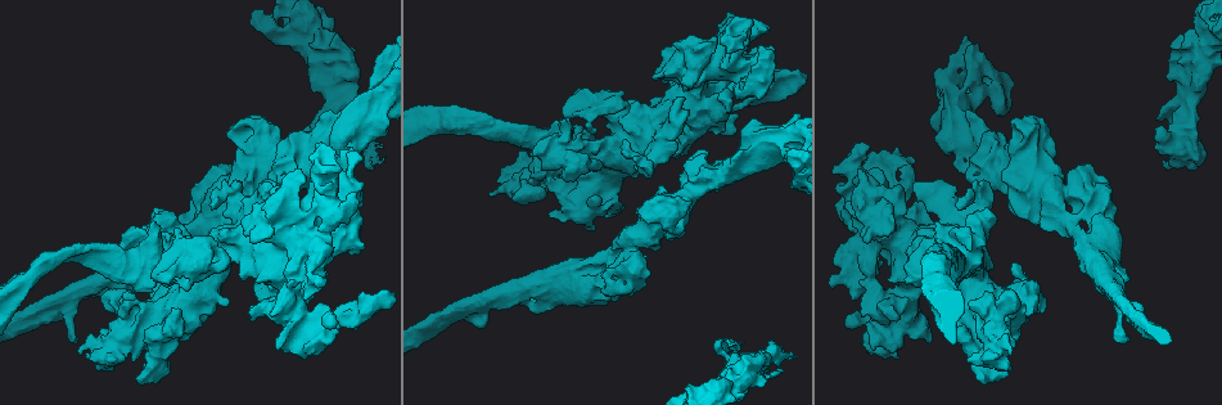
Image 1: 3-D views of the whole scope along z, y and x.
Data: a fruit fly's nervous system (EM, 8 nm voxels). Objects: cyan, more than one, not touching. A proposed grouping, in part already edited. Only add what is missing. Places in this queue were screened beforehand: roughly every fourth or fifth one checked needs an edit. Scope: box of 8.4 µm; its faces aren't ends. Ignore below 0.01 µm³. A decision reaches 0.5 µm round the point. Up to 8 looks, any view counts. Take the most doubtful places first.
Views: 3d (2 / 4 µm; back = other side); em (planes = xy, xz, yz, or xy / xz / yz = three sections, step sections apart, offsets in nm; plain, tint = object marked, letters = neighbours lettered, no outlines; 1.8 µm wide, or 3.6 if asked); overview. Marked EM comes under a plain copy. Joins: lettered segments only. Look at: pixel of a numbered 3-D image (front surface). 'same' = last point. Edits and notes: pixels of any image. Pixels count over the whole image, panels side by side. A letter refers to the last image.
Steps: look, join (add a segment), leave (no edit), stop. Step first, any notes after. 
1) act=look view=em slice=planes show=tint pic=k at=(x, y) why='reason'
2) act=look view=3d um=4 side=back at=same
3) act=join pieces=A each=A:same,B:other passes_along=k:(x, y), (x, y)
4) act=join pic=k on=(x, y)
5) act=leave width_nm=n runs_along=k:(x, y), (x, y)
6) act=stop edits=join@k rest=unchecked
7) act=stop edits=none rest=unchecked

act=look view=em slice=planes show=letters pic=1 at=(515, 197)

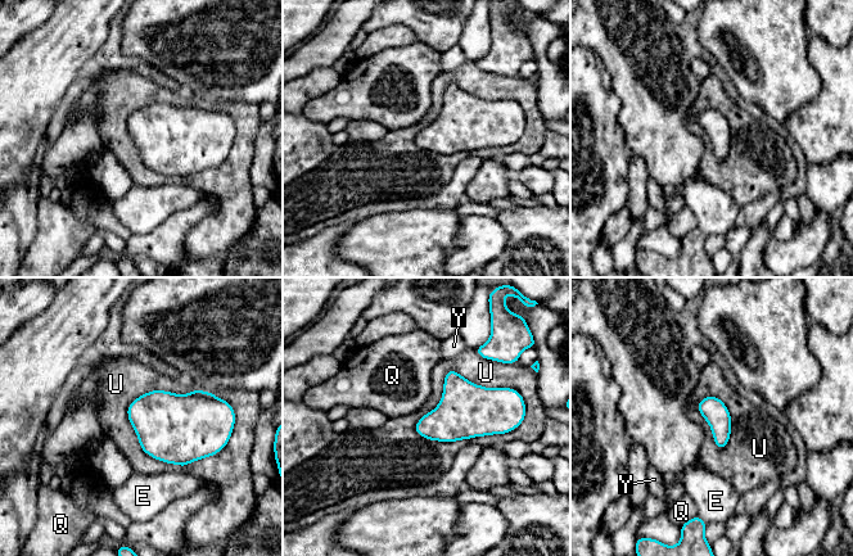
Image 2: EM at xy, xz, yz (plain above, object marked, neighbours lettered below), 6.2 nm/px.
act=leave longest_contact=U:360nm each=E:other,Q:other,U:other,Y:other found='no lettered segment goes on from it'

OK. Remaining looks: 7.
act=look view=3d um=2 side=back pic=1 at=(1085, 196) why='arms part here'

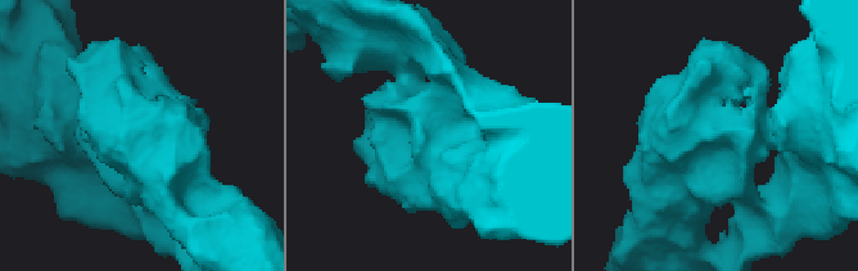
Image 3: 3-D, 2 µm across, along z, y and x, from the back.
act=look view=em slice=xz step=16 show=tint pic=3 at=(135, 142) why='now the EM'

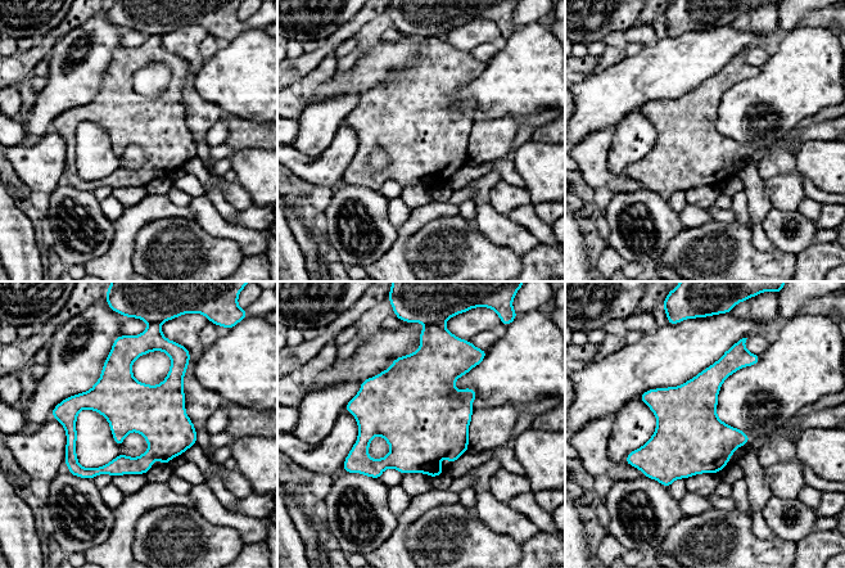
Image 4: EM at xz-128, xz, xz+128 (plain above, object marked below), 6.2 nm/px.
act=look view=em slice=xz step=16 show=letters at=same

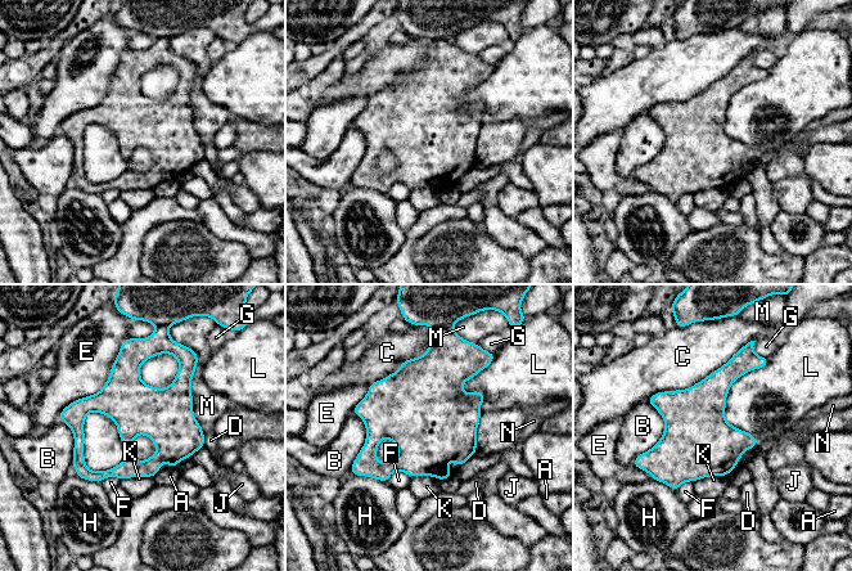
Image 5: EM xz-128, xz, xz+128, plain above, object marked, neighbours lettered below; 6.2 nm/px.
act=leave each=A:other,B:other,C:other,D:other,E:other,F:other,G:other,H:other,J:other,K:other,L:other,M:other,N:other arms=3 border=5:(769, 359), (726, 398), (757, 443) found='no lettered segment goes on from it'

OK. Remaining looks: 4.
act=look view=3d um=2 side=back pic=1 at=(358, 239)

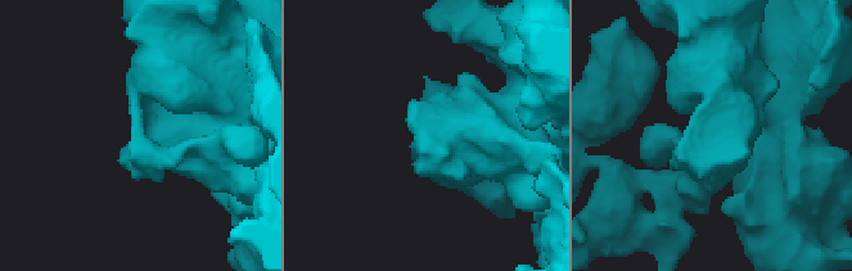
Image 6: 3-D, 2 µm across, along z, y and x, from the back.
act=look view=em slice=xy step=8 show=letters pic=6 at=(432, 164)

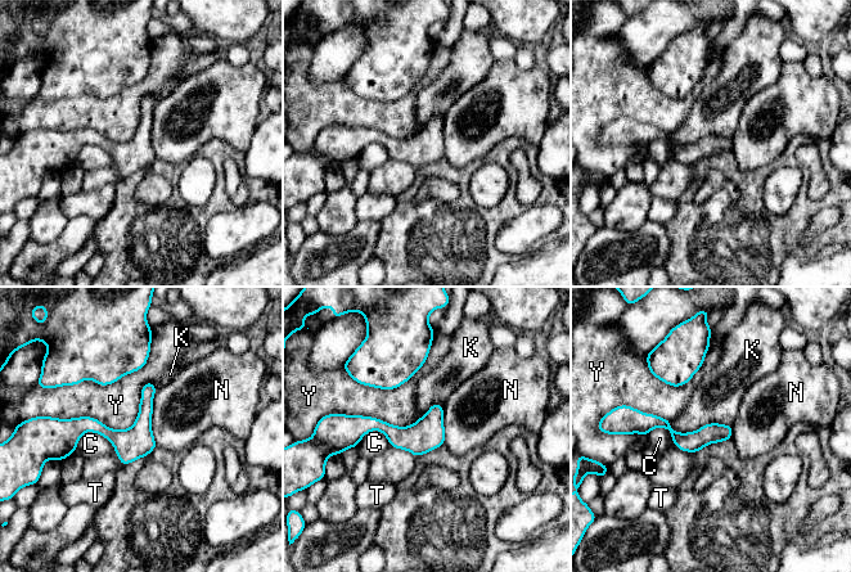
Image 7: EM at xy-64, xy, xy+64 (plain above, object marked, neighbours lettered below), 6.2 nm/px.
act=leave width_nm=130 each=C:other,K:other,N:other,T:other,Y:other runs_along=7:(152, 388), (130, 435), (62, 431) found='none of them fits'

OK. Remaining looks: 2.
act=stop edits=none rest=unchecked

